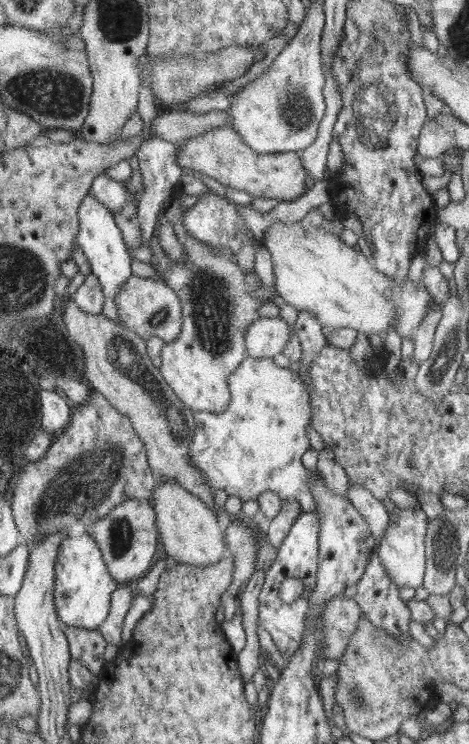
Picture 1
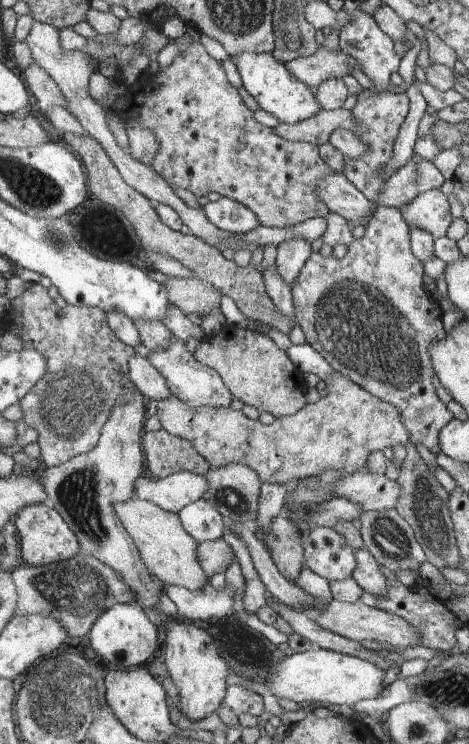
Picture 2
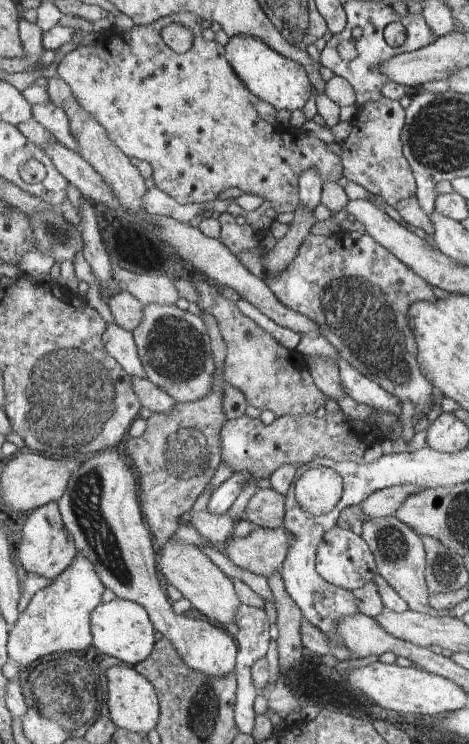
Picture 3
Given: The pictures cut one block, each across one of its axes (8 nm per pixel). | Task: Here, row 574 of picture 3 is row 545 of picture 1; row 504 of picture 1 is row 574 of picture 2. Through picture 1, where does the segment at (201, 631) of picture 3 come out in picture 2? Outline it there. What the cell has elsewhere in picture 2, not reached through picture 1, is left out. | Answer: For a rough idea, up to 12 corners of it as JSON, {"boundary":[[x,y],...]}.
{"boundary":[[118,403],[92,451],[46,465],[48,506],[142,608],[154,582],[114,503],[144,474],[144,404]]}

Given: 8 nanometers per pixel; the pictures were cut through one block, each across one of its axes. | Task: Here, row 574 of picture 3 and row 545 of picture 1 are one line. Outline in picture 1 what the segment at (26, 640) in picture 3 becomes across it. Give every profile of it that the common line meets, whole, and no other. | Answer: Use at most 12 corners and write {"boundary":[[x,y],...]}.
{"boundary":[[66,537],[56,609],[67,626],[98,628],[119,588],[97,539]]}

